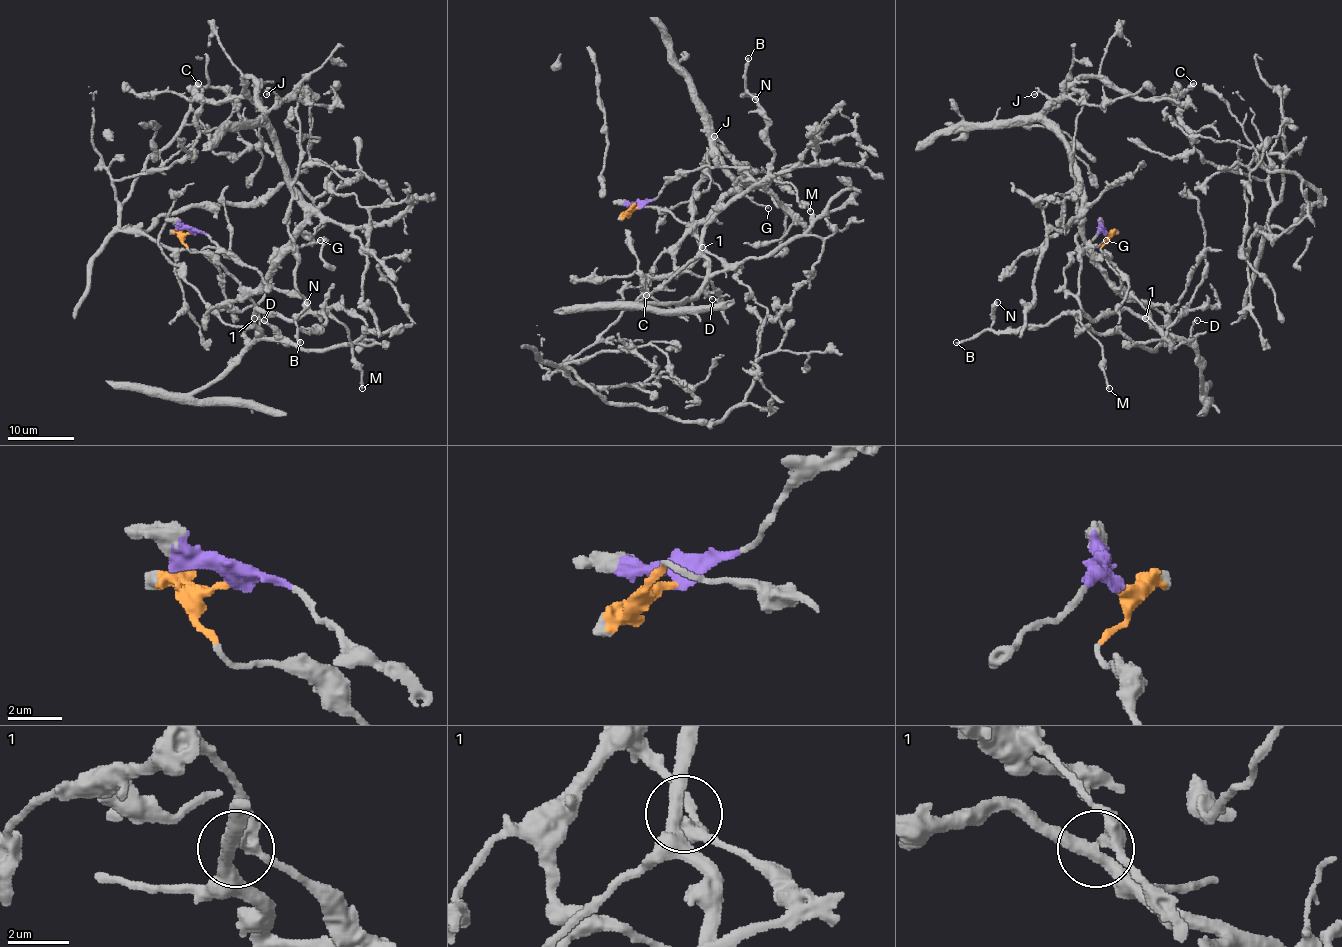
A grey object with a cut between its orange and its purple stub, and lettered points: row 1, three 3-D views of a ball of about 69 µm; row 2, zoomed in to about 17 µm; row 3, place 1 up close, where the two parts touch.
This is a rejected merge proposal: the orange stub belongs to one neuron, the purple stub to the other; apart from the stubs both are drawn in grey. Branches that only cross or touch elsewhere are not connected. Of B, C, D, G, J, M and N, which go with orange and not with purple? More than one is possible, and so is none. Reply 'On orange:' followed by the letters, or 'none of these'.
On orange: C, J

